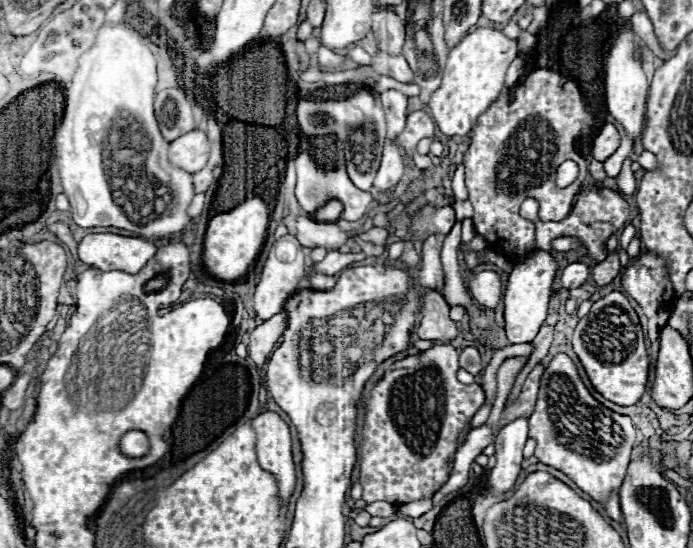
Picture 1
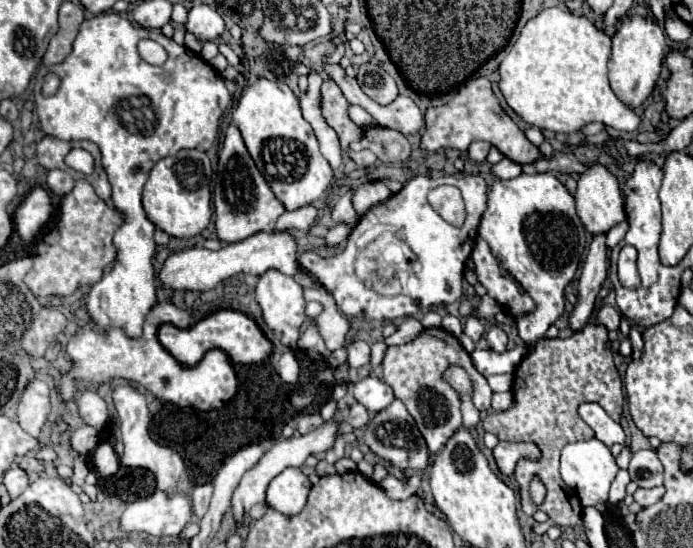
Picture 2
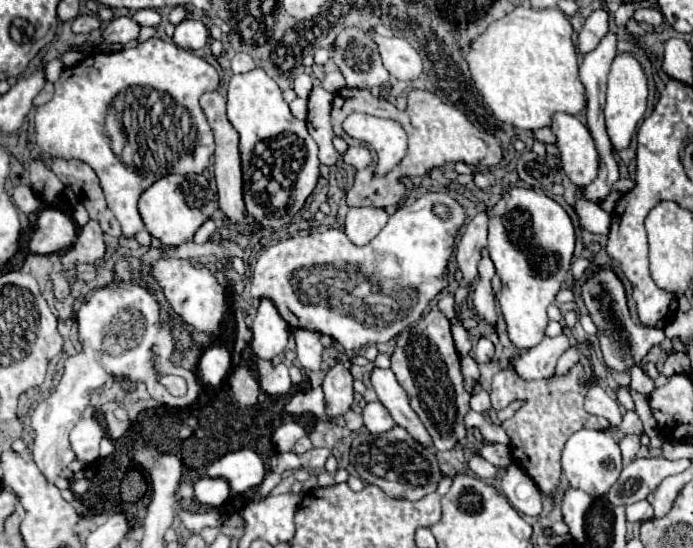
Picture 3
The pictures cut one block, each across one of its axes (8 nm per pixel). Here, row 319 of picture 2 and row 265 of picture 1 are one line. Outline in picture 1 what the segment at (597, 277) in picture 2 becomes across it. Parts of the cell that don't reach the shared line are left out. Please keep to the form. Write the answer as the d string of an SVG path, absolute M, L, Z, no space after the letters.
M574 262L574 264L568 264L562 272L562 288L566 290L572 290L572 288L578 288L582 286L590 276L590 266L586 262Z

